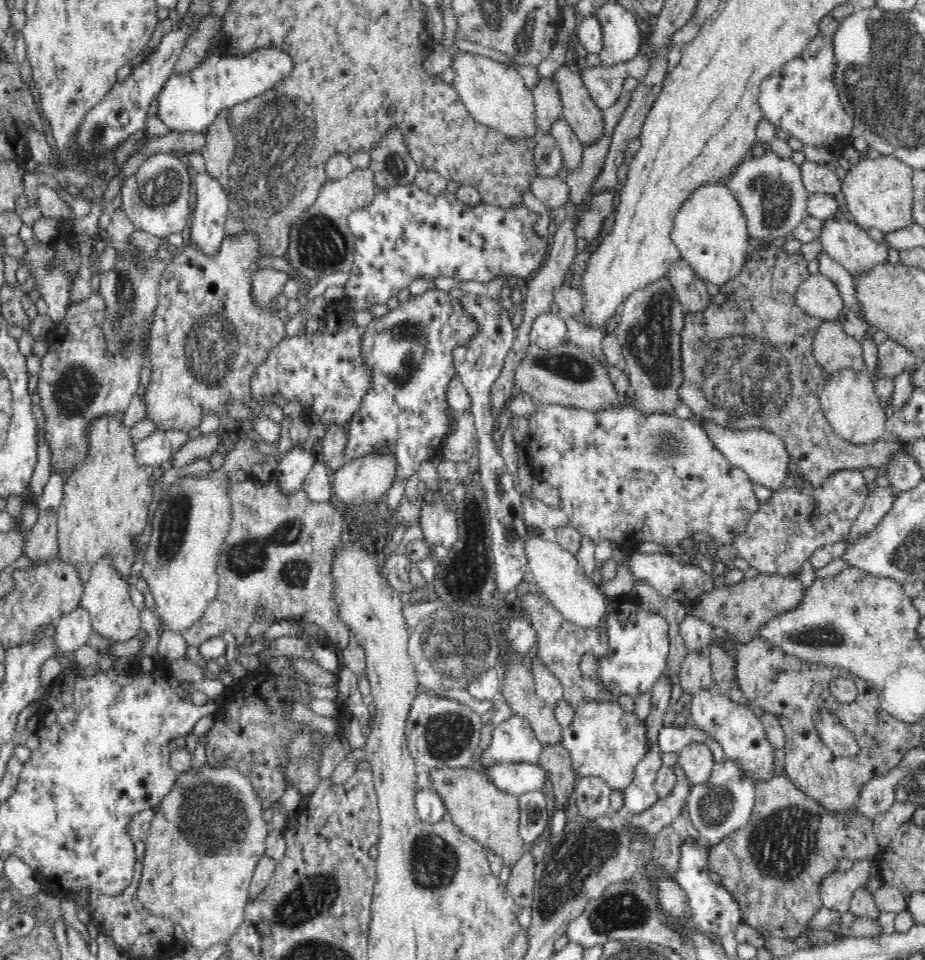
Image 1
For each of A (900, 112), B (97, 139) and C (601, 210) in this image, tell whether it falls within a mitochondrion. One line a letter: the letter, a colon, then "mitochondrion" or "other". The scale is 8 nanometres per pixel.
A: mitochondrion
B: mitochondrion
C: mitochondrion

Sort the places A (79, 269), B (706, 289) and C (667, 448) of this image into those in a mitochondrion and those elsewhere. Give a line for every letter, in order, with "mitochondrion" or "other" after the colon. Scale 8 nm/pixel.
A: other
B: other
C: mitochondrion

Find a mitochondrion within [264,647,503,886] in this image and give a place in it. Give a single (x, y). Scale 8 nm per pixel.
(449, 732)

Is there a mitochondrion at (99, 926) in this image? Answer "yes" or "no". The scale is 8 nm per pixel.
no

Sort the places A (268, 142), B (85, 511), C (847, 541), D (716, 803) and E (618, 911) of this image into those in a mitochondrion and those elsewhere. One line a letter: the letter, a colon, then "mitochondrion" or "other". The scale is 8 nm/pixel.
A: mitochondrion
B: other
C: other
D: mitochondrion
E: mitochondrion

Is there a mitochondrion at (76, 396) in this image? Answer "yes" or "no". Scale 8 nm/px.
yes

